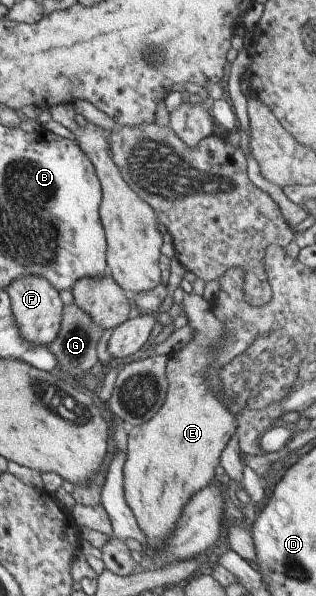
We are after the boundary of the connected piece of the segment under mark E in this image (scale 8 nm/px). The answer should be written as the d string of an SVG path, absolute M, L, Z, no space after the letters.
M185 294L181 304L189 326L194 330L193 340L181 350L168 355L165 367L167 390L156 415L140 425L127 427L126 457L122 468L123 496L144 534L147 556L150 555L150 550L156 552L165 545L188 500L216 477L214 467L219 464L220 454L228 439L235 433L235 418L215 396L214 389L211 390L205 383L205 373L209 368L209 361L216 356L217 345L224 331L223 325L211 312L210 302L202 296Z

